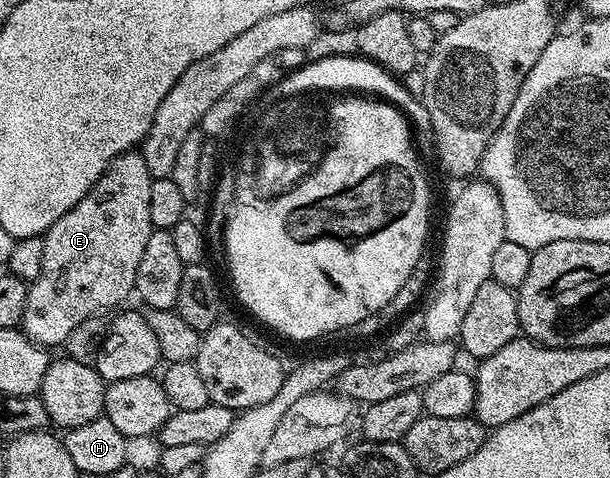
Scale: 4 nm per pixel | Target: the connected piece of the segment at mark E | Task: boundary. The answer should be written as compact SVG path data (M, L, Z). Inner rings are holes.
M128 152L119 154L109 164L109 168L97 180L97 184L93 184L93 188L89 188L89 192L85 196L81 196L81 200L77 200L77 204L73 204L73 208L69 208L69 212L65 212L65 216L61 216L53 225L48 228L46 234L42 235L44 251L41 255L41 272L35 278L34 282L27 287L27 299L25 300L25 312L23 313L23 321L21 329L27 337L44 348L52 348L51 346L62 347L66 343L69 332L73 332L73 328L77 328L77 324L81 324L81 320L85 320L94 314L103 314L107 310L114 311L118 302L123 302L127 297L132 297L135 289L135 277L137 276L137 264L141 264L141 255L145 252L145 243L149 240L152 232L151 221L149 220L149 188L151 187L151 173L145 164L142 153Z

